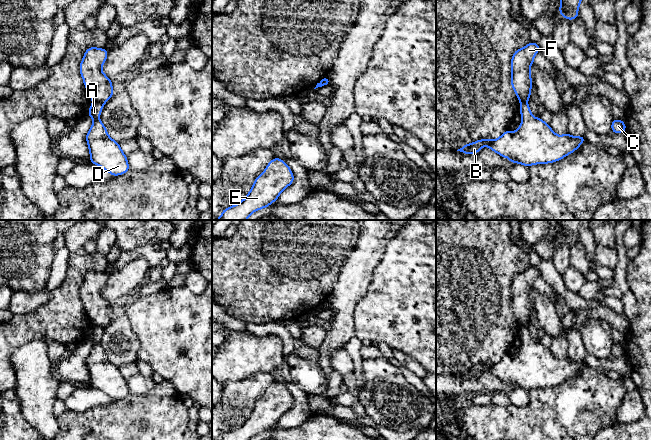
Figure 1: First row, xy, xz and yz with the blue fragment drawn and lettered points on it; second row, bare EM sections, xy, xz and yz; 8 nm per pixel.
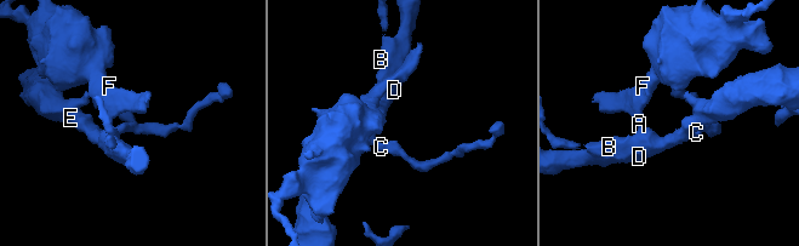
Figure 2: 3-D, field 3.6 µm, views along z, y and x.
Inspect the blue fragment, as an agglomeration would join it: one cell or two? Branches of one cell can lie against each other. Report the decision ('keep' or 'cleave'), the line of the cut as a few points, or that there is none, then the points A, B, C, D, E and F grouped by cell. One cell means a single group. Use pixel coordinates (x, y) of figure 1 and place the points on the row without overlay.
cleave; cut in xy along (93, 325), (98, 325), (102, 328); A B C D E / F

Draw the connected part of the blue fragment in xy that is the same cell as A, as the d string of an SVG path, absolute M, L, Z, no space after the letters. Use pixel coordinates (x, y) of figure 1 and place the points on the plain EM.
M93 326L88 340L93 342L93 348L86 358L86 365L90 375L89 385L105 393L113 400L125 398L129 392L126 379L119 367L109 361L106 351L99 343L103 328Z

